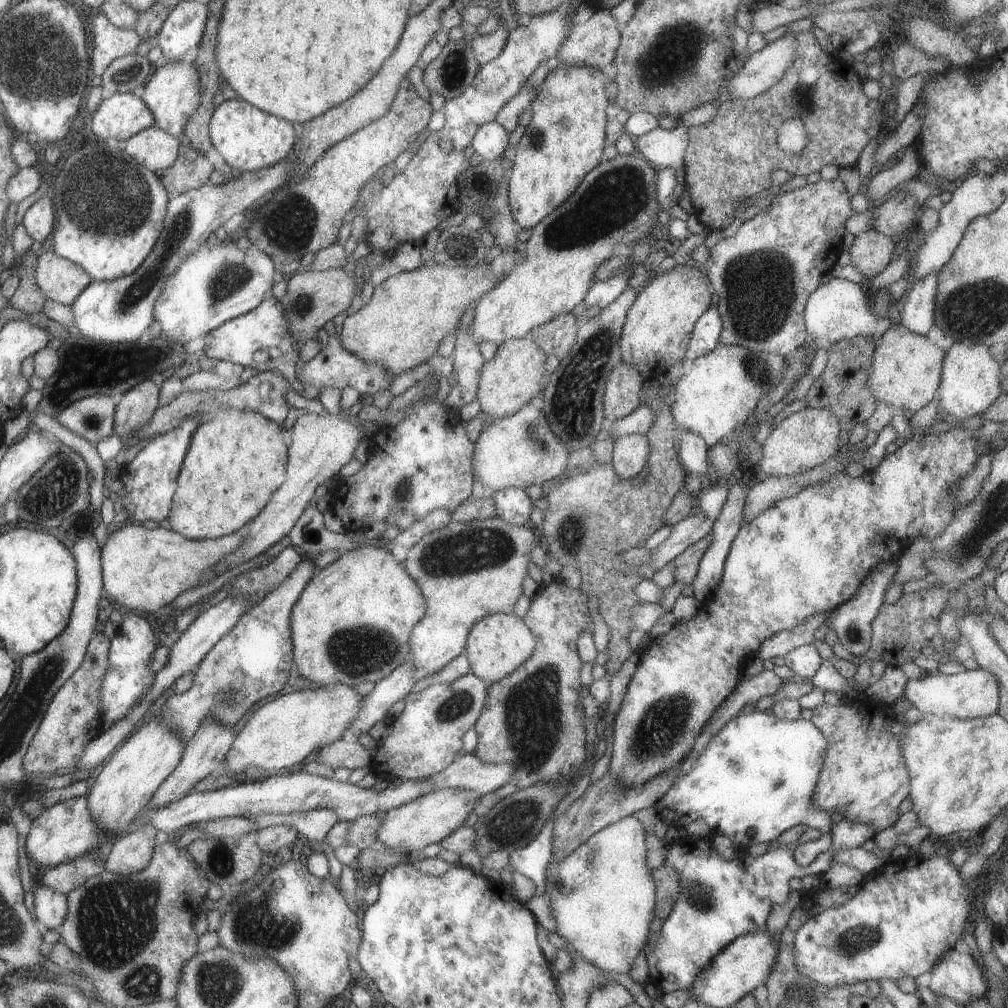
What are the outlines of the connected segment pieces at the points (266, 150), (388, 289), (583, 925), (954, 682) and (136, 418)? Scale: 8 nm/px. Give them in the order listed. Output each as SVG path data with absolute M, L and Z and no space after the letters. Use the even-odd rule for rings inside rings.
M243 99L223 101L214 108L209 121L209 135L212 148L219 157L230 168L242 172L255 172L285 160L296 140L289 121L267 114Z
M481 262L475 266L448 267L434 263L429 267L421 266L411 271L400 271L374 287L369 302L356 311L350 311L343 320L340 330L342 347L355 354L363 362L375 362L383 366L394 377L426 363L431 356L437 355L437 346L442 338L454 332L465 308L474 306L476 300L499 284L491 265Z
M633 815L625 816L595 832L566 860L560 860L555 866L548 864L545 870L544 892L547 892L549 908L557 924L556 934L587 962L604 972L627 974L635 956L641 951L648 951L652 940L649 924L655 916L655 884L651 878L651 868L645 862L645 841L643 825Z
M983 668L975 670L965 669L952 675L936 676L923 674L916 679L907 679L903 688L903 695L920 713L937 716L951 716L951 718L973 719L995 714L998 708L999 691L997 680L991 672Z
M149 379L124 392L114 408L114 435L123 442L151 420L157 408L159 389Z

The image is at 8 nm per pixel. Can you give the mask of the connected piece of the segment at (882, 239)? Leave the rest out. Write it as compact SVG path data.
M867 229L853 238L848 253L850 264L870 279L877 276L893 258L893 242L887 235L879 234L873 229Z

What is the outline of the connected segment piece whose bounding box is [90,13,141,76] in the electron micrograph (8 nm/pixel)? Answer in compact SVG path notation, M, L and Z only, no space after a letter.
M100 13L91 18L91 38L91 74L95 76L101 76L113 59L135 55L141 41L134 29L117 28Z

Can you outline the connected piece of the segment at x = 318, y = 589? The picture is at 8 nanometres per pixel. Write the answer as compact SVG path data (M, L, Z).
M365 545L342 552L331 564L318 570L295 601L289 617L293 663L299 676L321 687L345 684L355 688L361 682L377 682L411 656L411 629L425 614L425 600L415 580L405 572L391 552Z

